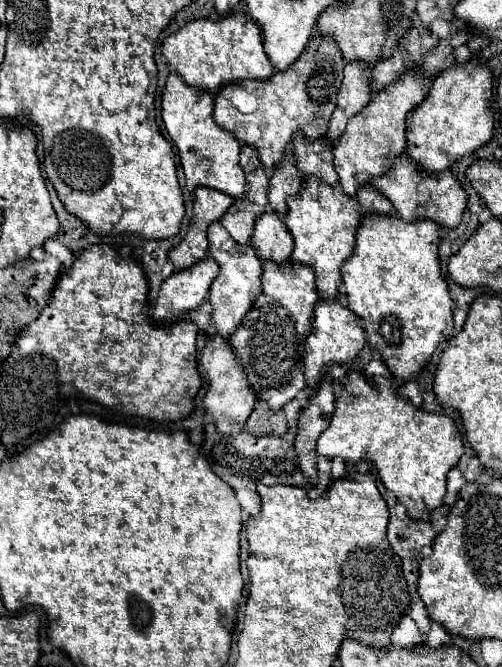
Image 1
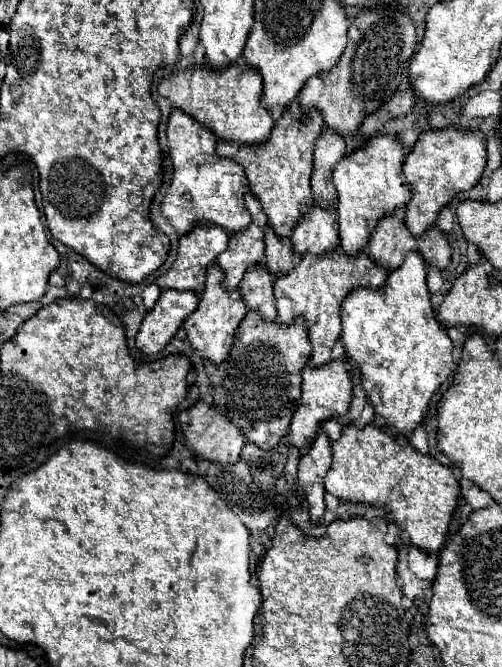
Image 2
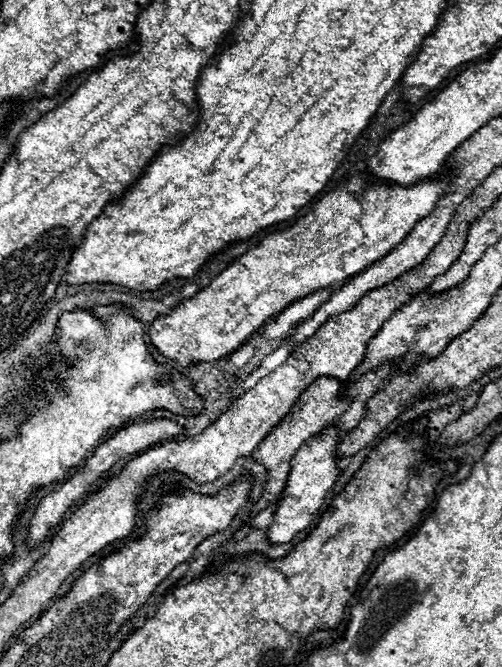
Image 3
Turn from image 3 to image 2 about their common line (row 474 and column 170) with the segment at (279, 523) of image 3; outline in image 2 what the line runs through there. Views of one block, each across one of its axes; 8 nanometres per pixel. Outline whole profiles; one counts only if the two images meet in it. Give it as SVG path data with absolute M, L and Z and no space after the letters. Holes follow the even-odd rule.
M164 290L136 334L136 346L144 354L158 354L178 332L188 314L196 310L198 294L192 290Z

